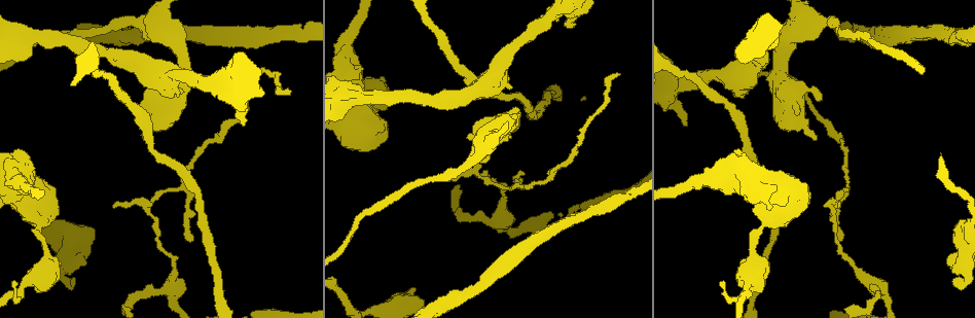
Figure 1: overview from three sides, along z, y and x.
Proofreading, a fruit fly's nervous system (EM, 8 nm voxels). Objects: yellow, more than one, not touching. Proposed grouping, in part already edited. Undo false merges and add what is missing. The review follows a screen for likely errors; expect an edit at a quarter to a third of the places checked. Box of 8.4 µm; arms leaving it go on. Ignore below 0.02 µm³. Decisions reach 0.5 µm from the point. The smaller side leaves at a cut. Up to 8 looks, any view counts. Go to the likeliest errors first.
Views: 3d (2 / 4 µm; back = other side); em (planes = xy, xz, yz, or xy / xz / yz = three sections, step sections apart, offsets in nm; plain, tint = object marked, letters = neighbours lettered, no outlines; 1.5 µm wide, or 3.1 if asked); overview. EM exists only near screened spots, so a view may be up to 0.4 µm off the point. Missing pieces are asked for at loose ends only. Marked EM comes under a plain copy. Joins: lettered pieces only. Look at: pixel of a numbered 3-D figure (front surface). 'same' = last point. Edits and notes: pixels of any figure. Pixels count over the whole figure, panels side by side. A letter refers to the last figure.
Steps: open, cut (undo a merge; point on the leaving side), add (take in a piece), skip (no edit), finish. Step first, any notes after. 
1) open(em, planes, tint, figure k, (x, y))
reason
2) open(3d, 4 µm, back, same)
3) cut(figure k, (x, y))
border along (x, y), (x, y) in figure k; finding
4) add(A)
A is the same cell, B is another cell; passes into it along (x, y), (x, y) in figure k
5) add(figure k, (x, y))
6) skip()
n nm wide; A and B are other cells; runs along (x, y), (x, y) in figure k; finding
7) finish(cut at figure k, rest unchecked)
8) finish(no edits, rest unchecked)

open(3d, 2 µm, figure 1, (816, 138))
an open end

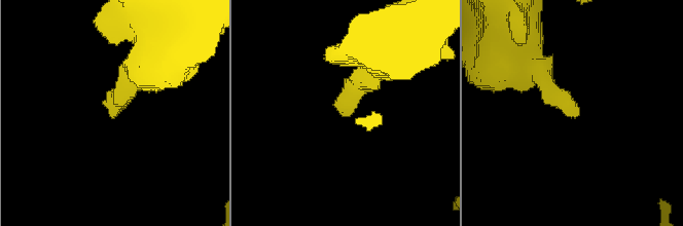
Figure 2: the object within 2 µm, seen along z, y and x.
open(em, planes, letters, figure 2, (349, 114))
now the EM

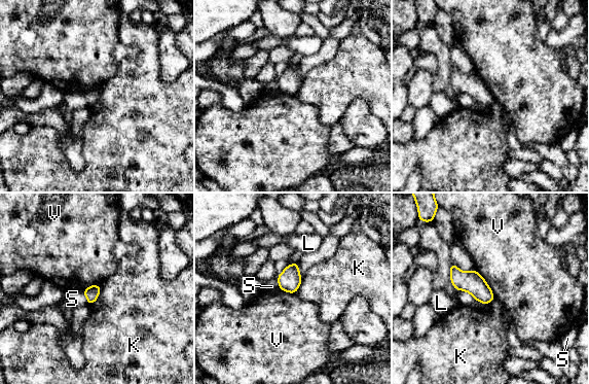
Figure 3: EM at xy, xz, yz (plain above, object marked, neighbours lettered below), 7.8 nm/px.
skip()
K, L, S and V are other cells; border along (475, 269), (494, 297) in figure 3; no lettered piece goes on from it

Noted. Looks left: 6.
open(3d, 2 µm, back, figure 1, (173, 72))
thick turns thin

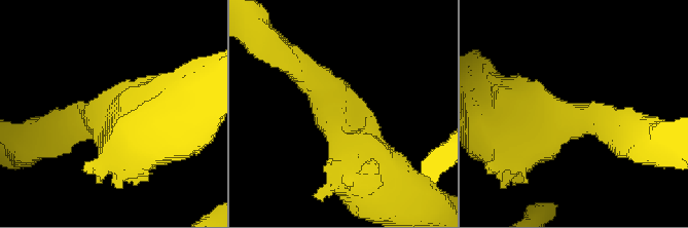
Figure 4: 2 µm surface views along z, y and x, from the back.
open(em, planes, tint, figure 4, (557, 116))
arms of 280, 550 nm

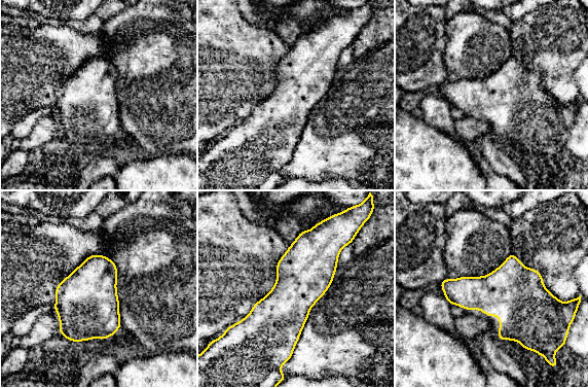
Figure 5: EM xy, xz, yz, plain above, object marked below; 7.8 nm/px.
open(em, planes, letters, same)

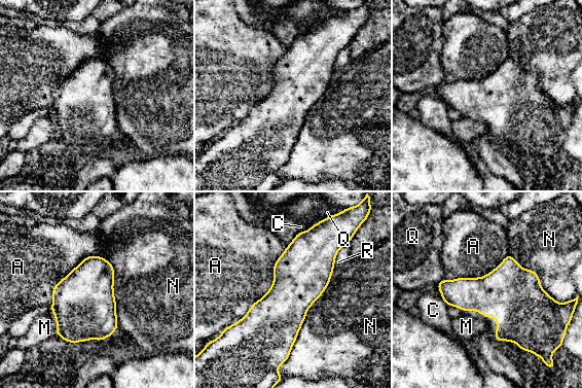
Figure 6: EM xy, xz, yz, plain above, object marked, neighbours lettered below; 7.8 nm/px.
skip()
440 nm wide; A, C, M, N, Q and R are other cells; border along (288, 245), (271, 286), (230, 325) in figure 6; continuous, no second cell

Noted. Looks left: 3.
open(em, planes, letters, figure 1, (765, 223))
sudden change in width

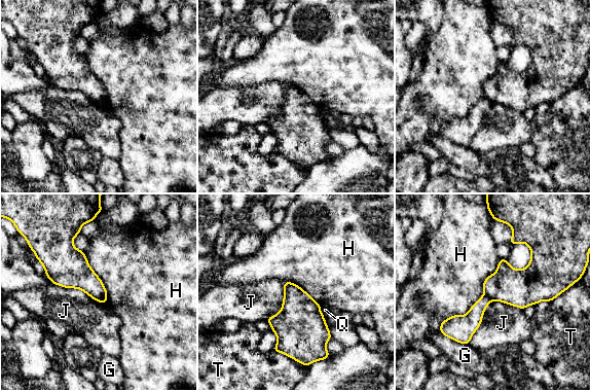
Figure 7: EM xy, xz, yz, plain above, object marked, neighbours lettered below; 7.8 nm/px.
cut(figure 7, (470, 322))
G, H, J, Q and T are other cells; two cells meet here

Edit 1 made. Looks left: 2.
finish(cut at figure 7, rest unchecked)

